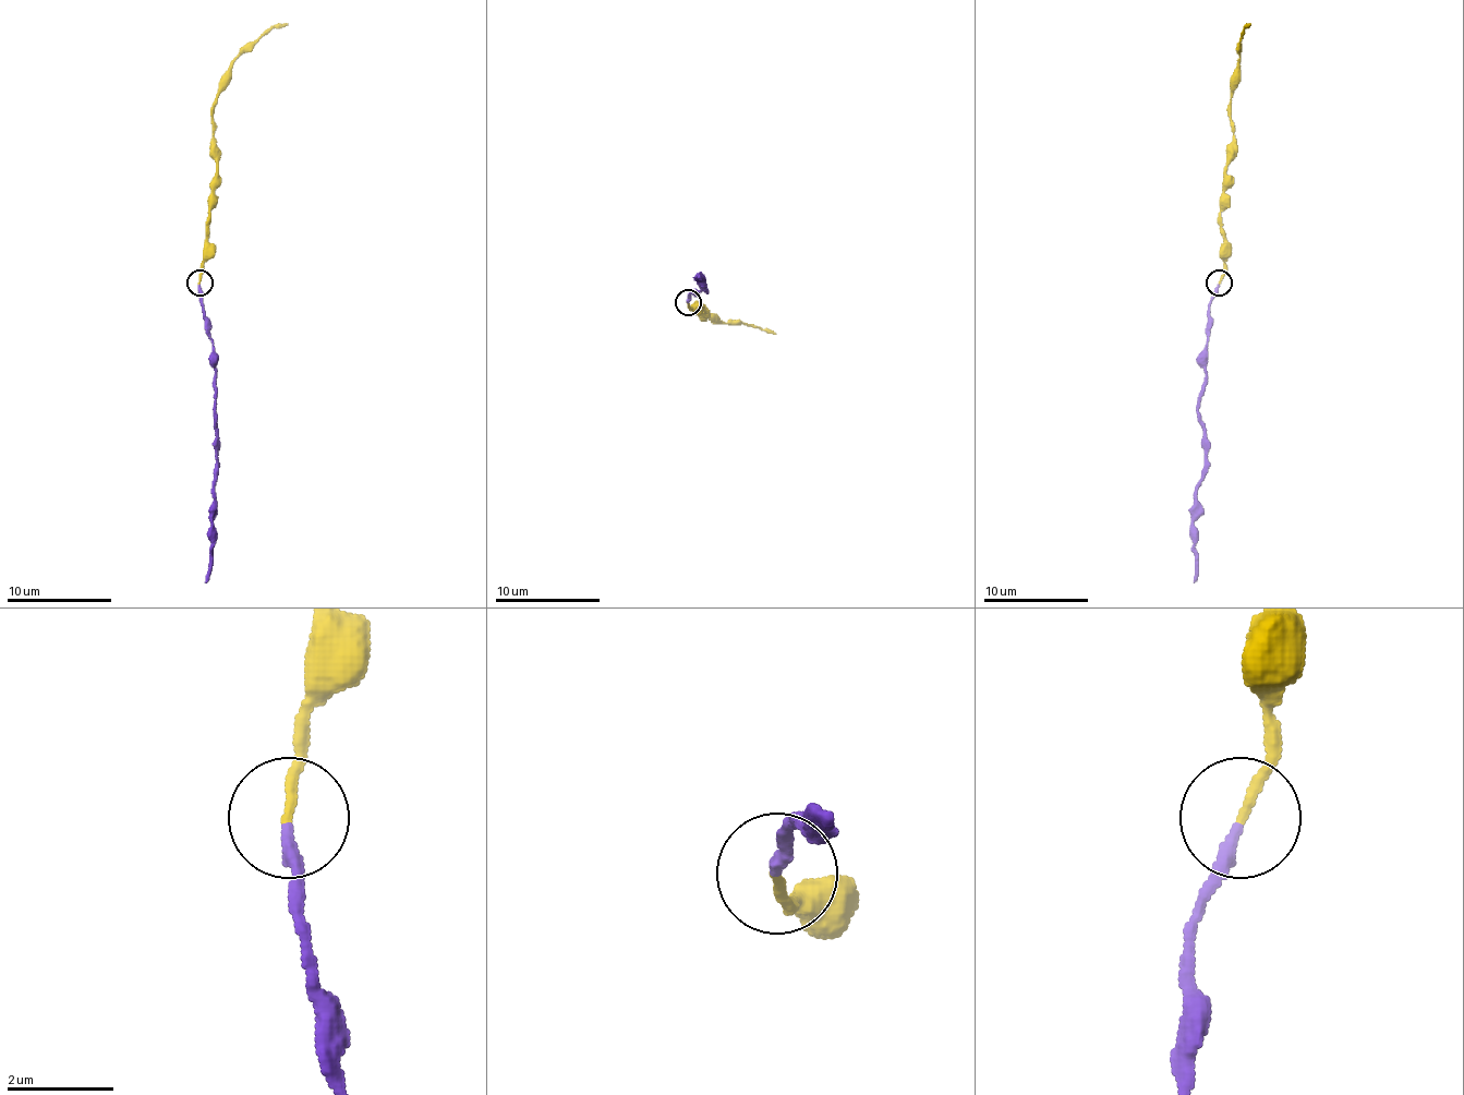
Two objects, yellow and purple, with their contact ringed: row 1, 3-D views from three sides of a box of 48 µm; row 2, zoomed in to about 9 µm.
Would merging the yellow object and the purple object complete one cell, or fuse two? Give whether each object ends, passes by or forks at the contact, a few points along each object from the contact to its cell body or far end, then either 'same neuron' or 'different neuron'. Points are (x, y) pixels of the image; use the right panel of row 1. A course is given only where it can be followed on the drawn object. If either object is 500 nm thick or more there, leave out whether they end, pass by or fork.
yellow ends; purple ends; course yellow (1218, 284), (1223, 273), (1221, 200), (1226, 155), (1234, 140), (1231, 100), (1239, 40), (1249, 24); course purple (1218, 284), (1210, 302), (1205, 344), (1205, 392), (1197, 409), (1205, 478), (1197, 489), (1195, 582); same neuron

